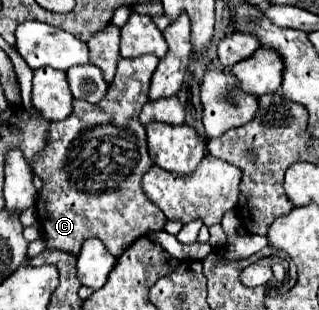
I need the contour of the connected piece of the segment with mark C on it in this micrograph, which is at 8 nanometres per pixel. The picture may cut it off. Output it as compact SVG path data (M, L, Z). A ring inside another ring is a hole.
M138 56L130 60L122 58L118 62L114 82L98 104L74 100L72 114L66 120L50 122L44 150L36 154L36 158L32 158L32 170L44 182L36 200L36 218L48 248L80 254L80 246L86 238L100 238L108 246L108 250L118 256L134 240L138 240L146 232L162 230L162 226L166 224L164 212L152 206L152 202L148 202L146 194L140 188L140 180L150 170L152 160L148 158L146 130L140 124L138 114L148 102L148 86L156 66L156 56Z

